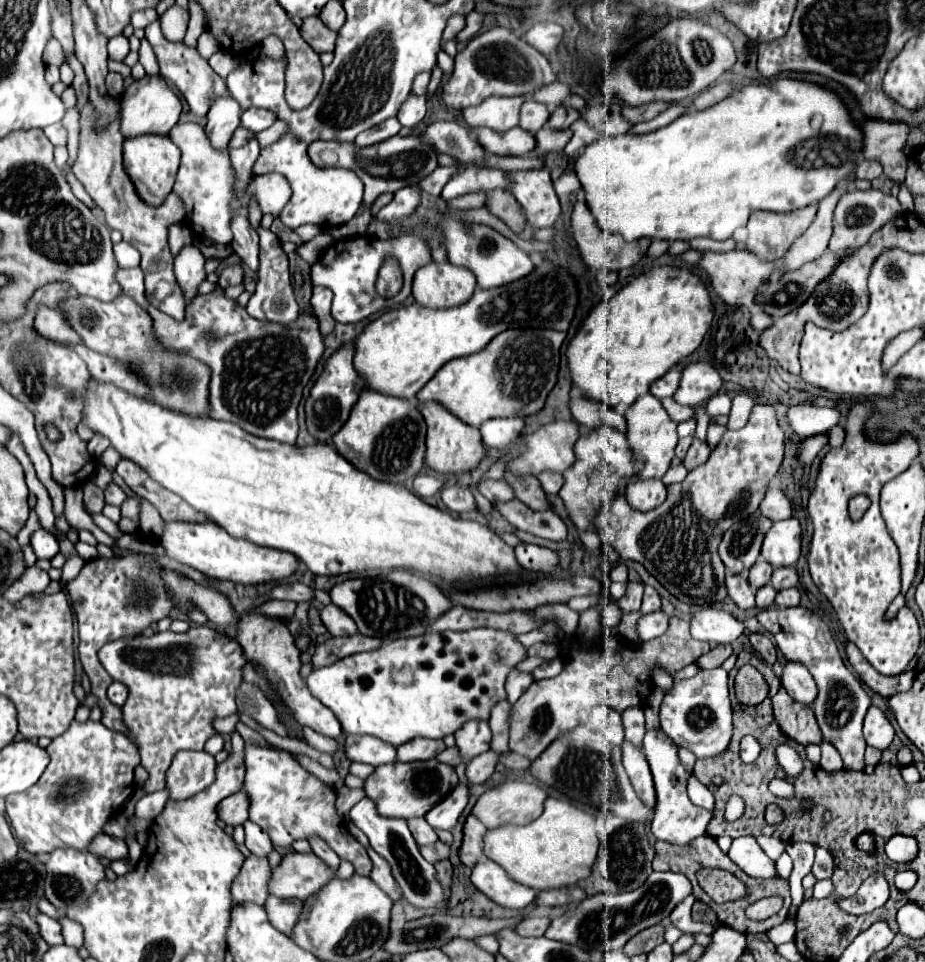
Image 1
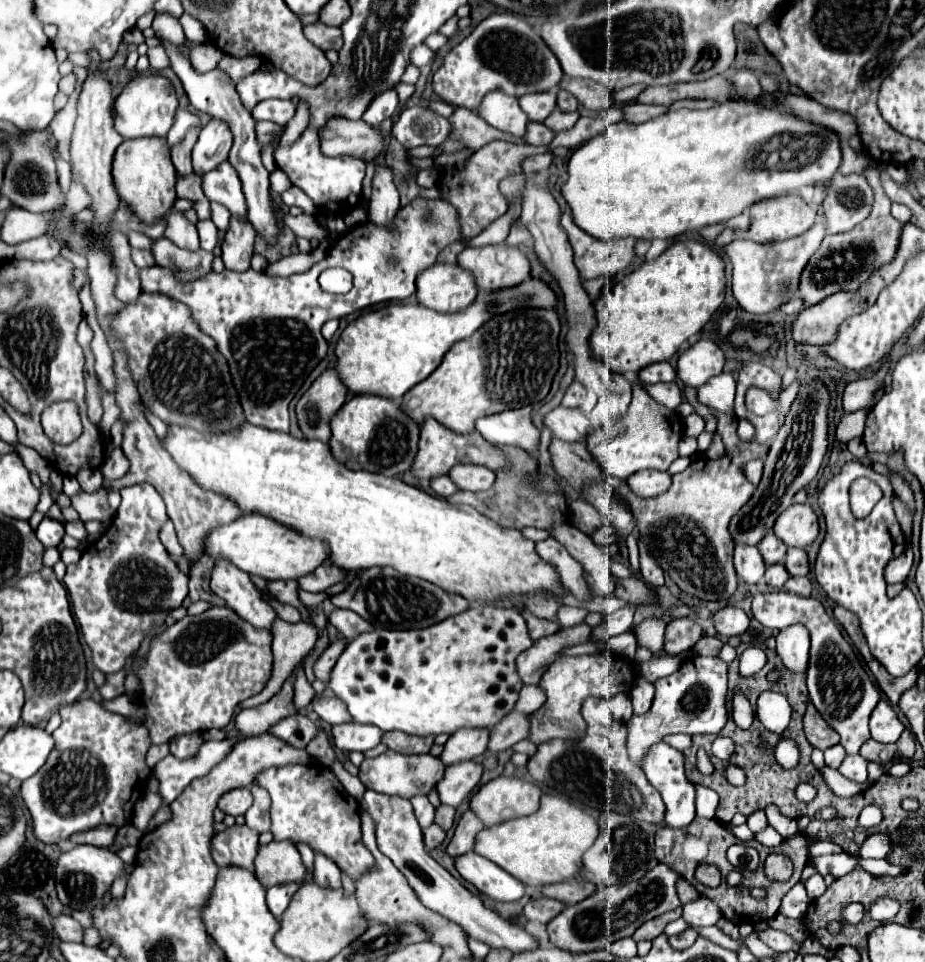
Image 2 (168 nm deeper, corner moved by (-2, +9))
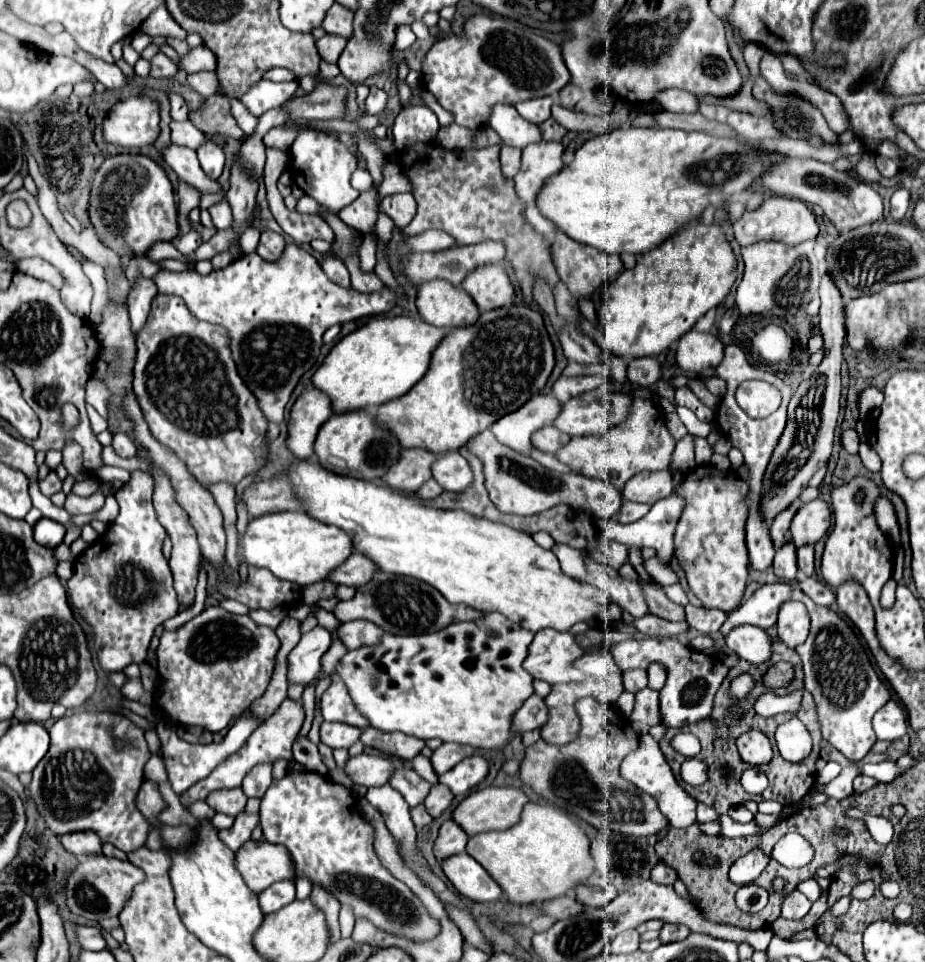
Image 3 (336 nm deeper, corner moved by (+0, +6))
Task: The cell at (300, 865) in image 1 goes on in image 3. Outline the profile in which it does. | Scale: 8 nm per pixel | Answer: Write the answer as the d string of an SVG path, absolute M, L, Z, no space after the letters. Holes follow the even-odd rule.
M264 839L246 841L236 853L236 869L244 877L250 891L260 893L276 881L294 877L294 863L288 849L272 845Z

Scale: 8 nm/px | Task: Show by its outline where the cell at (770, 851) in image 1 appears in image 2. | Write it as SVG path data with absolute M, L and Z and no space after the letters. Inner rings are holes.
M756 812L754 816L748 818L748 828L750 828L754 834L762 832L766 826L768 826L768 820L766 820L766 814L764 814L764 812Z

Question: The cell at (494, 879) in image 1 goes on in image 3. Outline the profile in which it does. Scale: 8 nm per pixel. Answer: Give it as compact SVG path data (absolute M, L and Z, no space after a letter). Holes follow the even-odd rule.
M468 853L442 861L442 871L454 889L470 901L498 901L502 889Z

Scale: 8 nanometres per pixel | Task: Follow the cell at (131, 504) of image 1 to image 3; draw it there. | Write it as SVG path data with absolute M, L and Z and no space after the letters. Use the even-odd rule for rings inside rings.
M134 471L130 481L114 493L120 505L120 515L114 523L108 525L106 533L102 533L82 555L76 557L74 575L68 581L70 601L90 623L94 635L94 649L102 669L106 671L122 671L130 663L142 663L146 659L146 651L156 627L162 625L166 619L174 617L180 609L176 591L172 587L170 567L166 557L162 555L162 545L168 535L152 507L152 493L154 479L144 471Z

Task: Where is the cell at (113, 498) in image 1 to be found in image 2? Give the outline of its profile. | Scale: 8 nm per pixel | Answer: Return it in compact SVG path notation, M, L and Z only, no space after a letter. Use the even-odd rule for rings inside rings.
M114 448L112 454L104 460L104 466L102 466L102 474L104 474L106 484L110 484L110 482L114 482L114 480L120 480L126 472L128 472L126 456L122 454L120 448Z

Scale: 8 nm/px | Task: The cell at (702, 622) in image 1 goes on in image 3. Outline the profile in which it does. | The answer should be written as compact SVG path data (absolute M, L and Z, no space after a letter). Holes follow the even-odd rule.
M752 625L732 629L732 633L726 637L726 645L730 647L730 651L750 665L768 663L772 657L772 643L774 639L766 629Z

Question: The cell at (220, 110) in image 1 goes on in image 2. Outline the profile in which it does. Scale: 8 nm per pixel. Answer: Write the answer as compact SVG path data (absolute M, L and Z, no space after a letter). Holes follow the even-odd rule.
M210 118L206 126L202 126L198 142L192 150L192 164L196 174L206 174L228 158L232 148L232 132L224 120Z

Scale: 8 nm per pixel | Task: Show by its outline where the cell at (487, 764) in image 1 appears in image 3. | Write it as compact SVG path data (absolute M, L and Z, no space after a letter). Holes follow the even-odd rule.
M532 695L524 701L524 705L514 715L514 733L526 733L536 727L542 727L548 721L548 707L540 695Z

